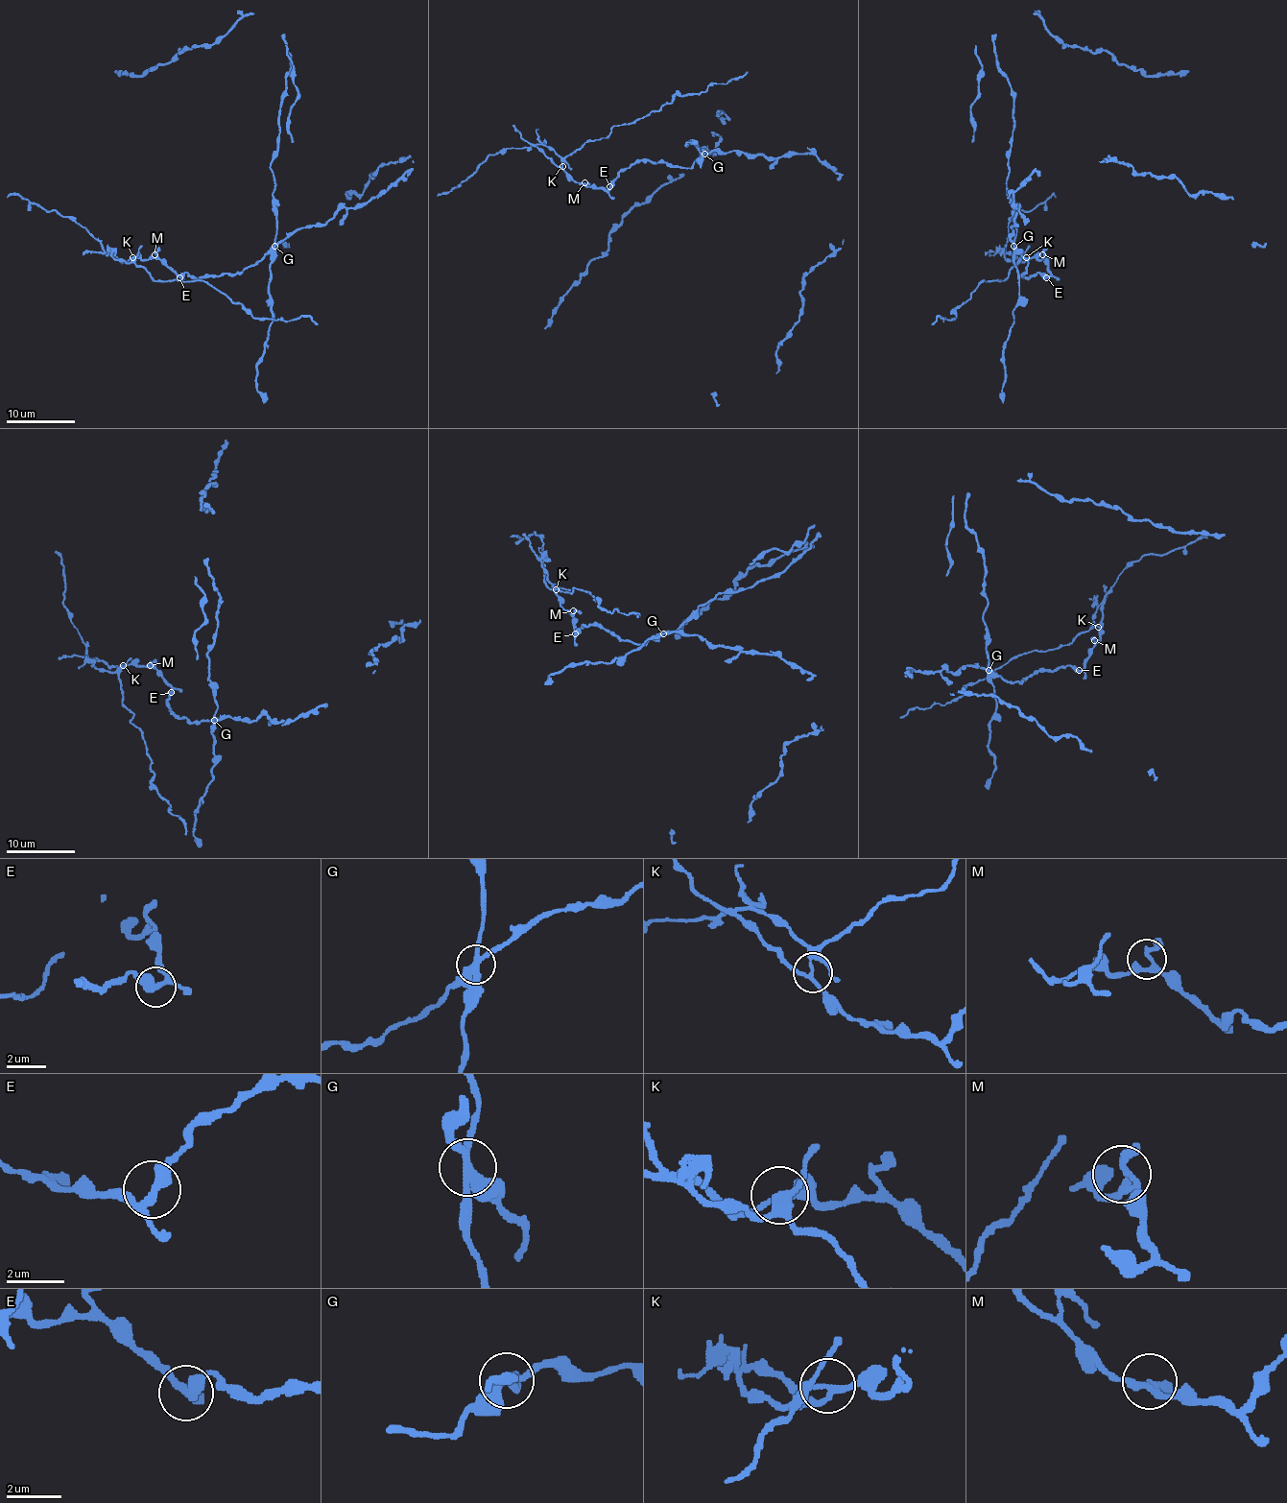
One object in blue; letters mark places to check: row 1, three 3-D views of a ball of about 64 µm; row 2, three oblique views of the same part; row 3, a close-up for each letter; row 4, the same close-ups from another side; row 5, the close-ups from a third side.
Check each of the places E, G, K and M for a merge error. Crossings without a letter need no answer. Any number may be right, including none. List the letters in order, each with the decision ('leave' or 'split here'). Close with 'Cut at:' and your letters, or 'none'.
E: leave
G: split here
K: split here
M: leave
Cut at: G, K

